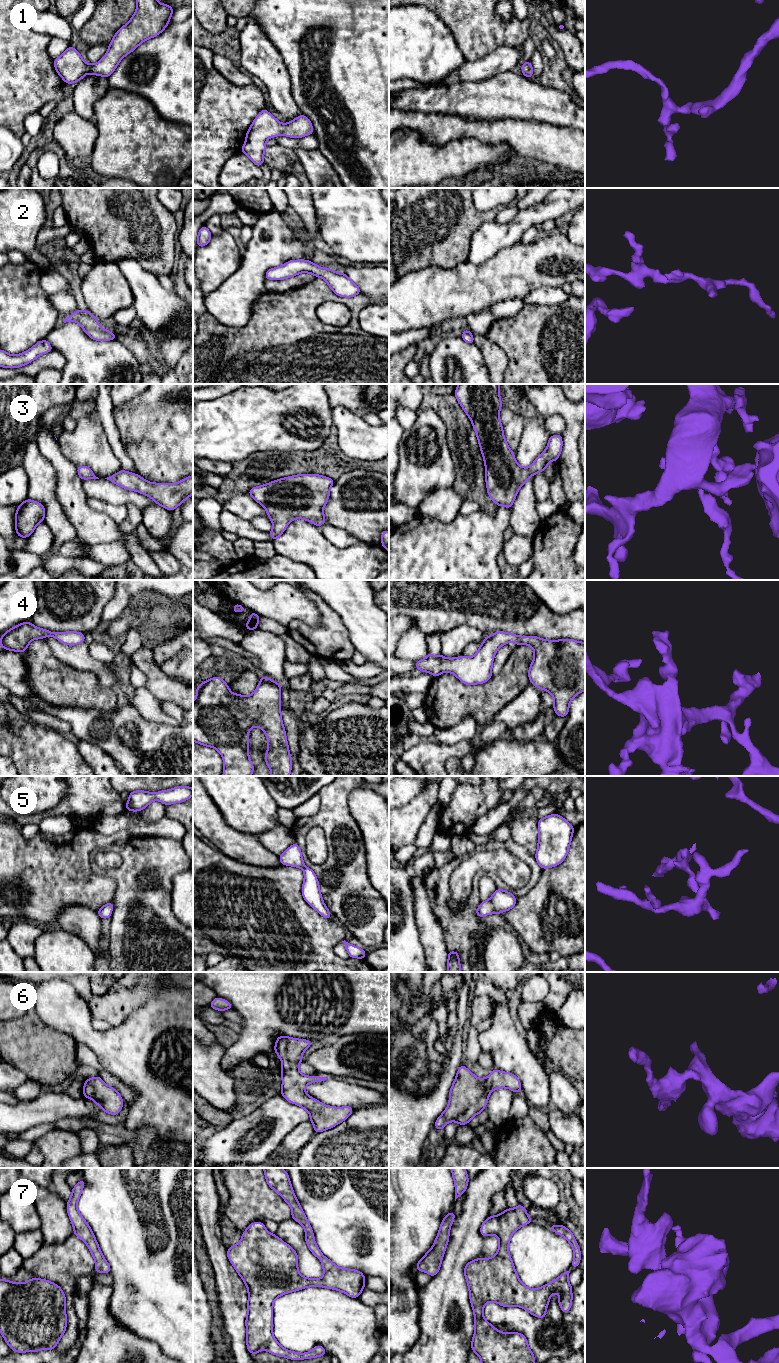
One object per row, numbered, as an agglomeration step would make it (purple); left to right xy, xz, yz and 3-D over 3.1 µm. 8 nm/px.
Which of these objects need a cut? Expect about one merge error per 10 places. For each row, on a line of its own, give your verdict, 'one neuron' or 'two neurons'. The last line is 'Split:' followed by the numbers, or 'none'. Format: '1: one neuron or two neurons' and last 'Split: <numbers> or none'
1: one neuron
2: one neuron
3: one neuron
4: one neuron
5: one neuron
6: one neuron
7: one neuron
Split: none

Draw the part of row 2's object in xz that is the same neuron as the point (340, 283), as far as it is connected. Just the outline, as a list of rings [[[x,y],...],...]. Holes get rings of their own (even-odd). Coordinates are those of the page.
[[[304,259],[290,260],[281,266],[268,269],[265,278],[266,280],[283,280],[302,272],[321,277],[331,290],[340,297],[349,298],[361,293],[360,288],[345,273],[337,273],[333,269],[317,266]]]

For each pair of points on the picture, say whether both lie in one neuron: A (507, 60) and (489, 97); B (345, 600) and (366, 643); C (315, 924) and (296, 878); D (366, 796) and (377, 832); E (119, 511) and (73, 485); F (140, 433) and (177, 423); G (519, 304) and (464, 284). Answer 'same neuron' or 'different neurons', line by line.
A: different neurons
B: same neuron
C: same neuron
D: same neuron
E: different neurons
F: same neuron
G: different neurons

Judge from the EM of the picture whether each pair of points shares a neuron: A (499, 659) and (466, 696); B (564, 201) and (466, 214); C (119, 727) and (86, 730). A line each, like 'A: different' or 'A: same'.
A: different
B: different
C: same

